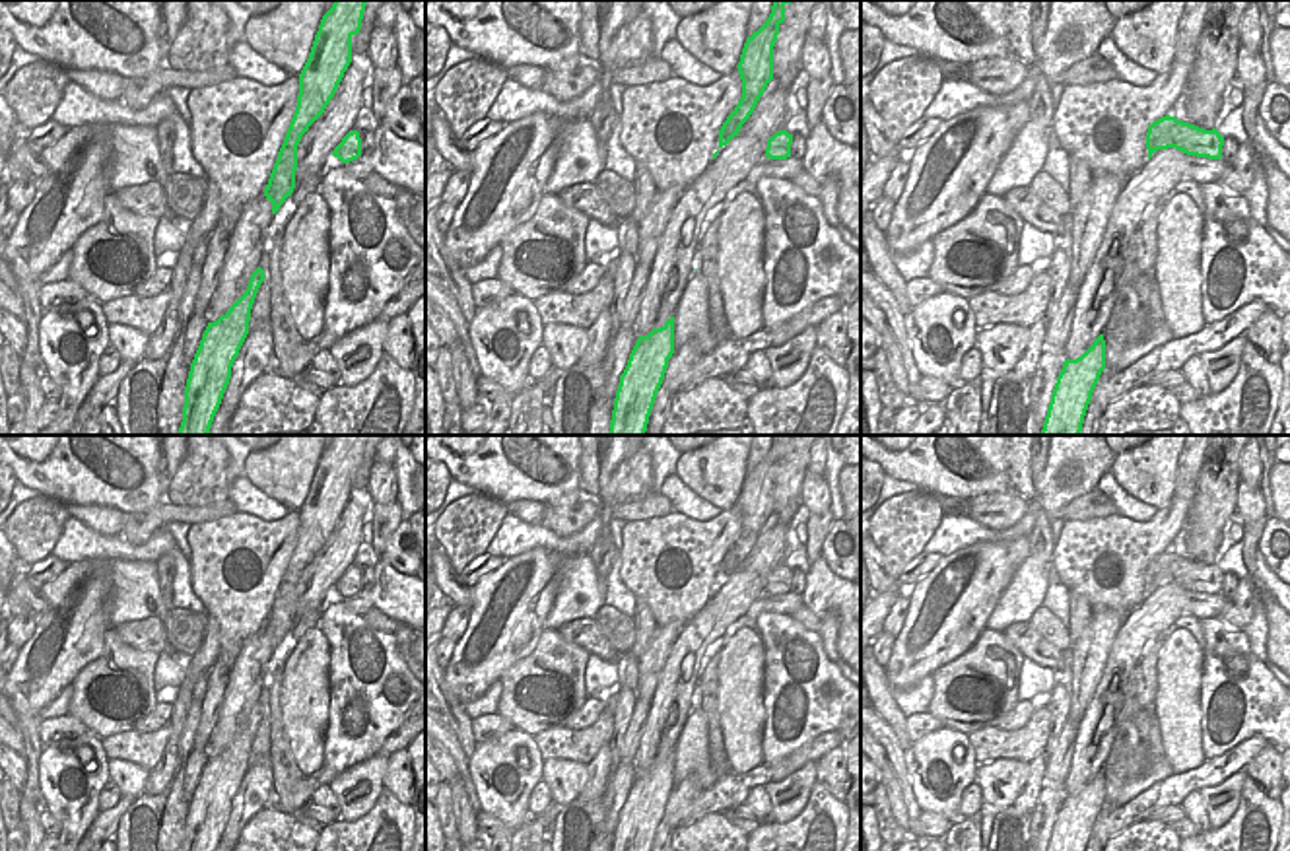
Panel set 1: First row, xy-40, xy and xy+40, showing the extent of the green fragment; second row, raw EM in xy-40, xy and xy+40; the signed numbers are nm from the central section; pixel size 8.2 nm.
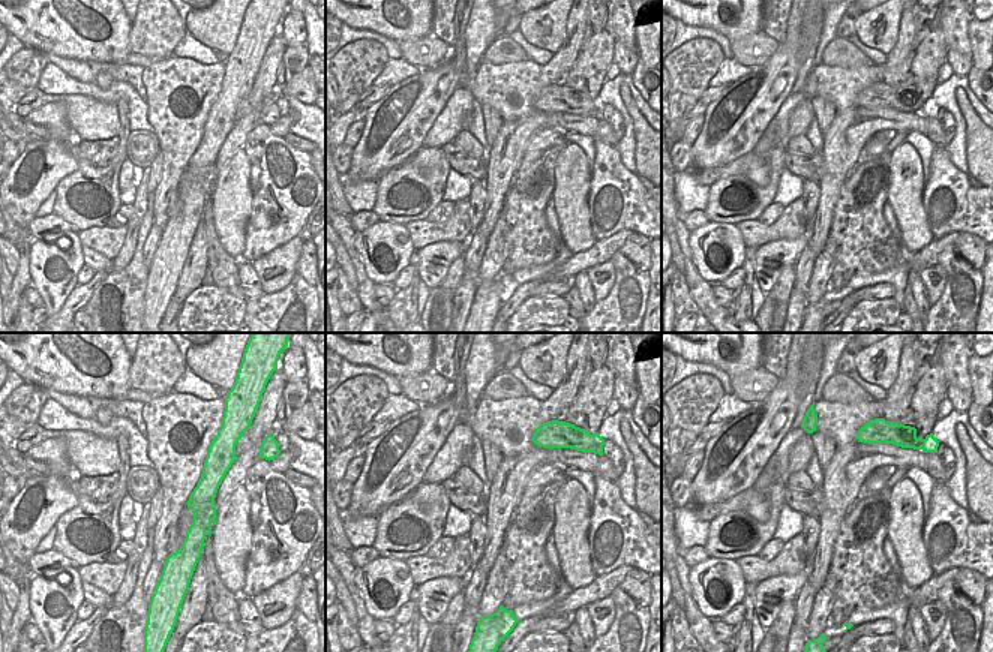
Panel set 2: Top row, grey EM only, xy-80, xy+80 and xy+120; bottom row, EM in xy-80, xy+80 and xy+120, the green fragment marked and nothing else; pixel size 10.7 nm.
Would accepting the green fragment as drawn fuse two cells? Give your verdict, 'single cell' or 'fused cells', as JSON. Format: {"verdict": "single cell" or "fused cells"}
{"verdict": "fused cells"}

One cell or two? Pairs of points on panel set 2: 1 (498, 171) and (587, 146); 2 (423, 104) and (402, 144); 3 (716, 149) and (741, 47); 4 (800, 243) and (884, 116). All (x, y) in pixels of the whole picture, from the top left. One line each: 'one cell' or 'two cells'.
1: two cells
2: one cell
3: two cells
4: two cells

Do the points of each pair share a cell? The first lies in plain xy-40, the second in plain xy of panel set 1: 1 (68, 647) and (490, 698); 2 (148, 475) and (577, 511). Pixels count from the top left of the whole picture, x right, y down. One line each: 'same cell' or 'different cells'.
1: different cells
2: different cells

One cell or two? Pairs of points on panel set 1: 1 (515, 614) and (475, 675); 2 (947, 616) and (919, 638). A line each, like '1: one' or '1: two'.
1: one
2: one

